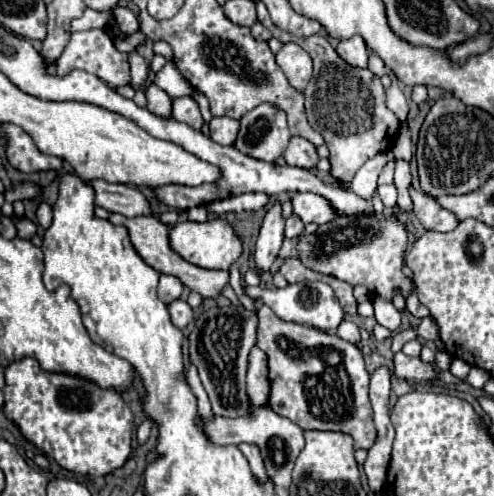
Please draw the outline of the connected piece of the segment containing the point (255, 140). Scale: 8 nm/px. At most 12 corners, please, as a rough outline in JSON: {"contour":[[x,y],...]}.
{"contour":[[262,103],[240,119],[234,147],[276,161],[290,143],[286,113]]}

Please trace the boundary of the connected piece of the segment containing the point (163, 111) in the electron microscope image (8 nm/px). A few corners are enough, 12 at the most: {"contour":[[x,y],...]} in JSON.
{"contour":[[146,85],[148,111],[172,115],[172,99],[158,85]]}

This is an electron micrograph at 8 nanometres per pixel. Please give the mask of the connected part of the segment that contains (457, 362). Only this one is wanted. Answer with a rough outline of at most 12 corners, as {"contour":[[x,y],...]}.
{"contour":[[456,357],[449,370],[458,379],[466,380],[471,366]]}

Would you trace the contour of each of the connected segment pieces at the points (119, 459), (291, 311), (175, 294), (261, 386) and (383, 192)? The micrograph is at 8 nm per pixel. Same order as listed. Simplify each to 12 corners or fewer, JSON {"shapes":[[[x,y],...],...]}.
{"shapes":[[[6,367],[4,415],[72,473],[108,475],[132,451],[116,389]],[[244,287],[282,321],[334,331],[344,319],[332,287]],[[160,275],[158,297],[166,305],[182,295],[180,279]],[[254,347],[248,367],[248,395],[254,407],[270,393],[266,355]],[[380,185],[378,197],[384,207],[396,207],[398,191],[394,185]]]}

